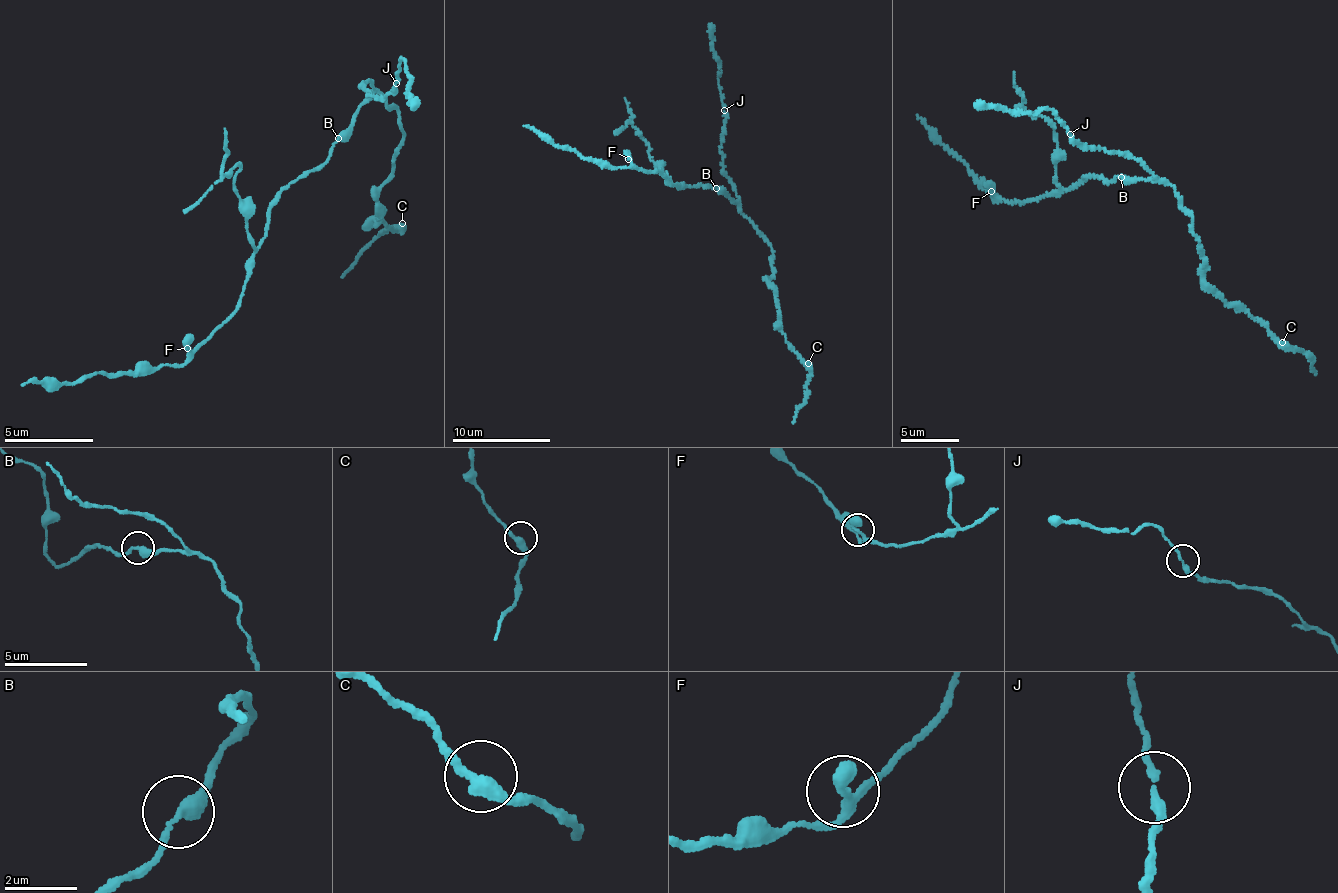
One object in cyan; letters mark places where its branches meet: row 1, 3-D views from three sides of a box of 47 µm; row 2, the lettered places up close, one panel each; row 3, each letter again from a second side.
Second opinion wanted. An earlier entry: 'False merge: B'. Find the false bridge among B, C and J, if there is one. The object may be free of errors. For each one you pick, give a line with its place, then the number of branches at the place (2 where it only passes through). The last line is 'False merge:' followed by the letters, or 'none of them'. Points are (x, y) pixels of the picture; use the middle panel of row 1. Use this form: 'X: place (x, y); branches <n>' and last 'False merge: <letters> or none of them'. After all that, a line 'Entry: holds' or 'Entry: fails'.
B: place (716, 188); branches 2
False merge: B
Entry: holds

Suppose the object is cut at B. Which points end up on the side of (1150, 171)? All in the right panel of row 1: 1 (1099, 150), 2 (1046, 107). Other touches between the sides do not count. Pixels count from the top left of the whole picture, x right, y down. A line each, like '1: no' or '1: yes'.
1: yes
2: yes

